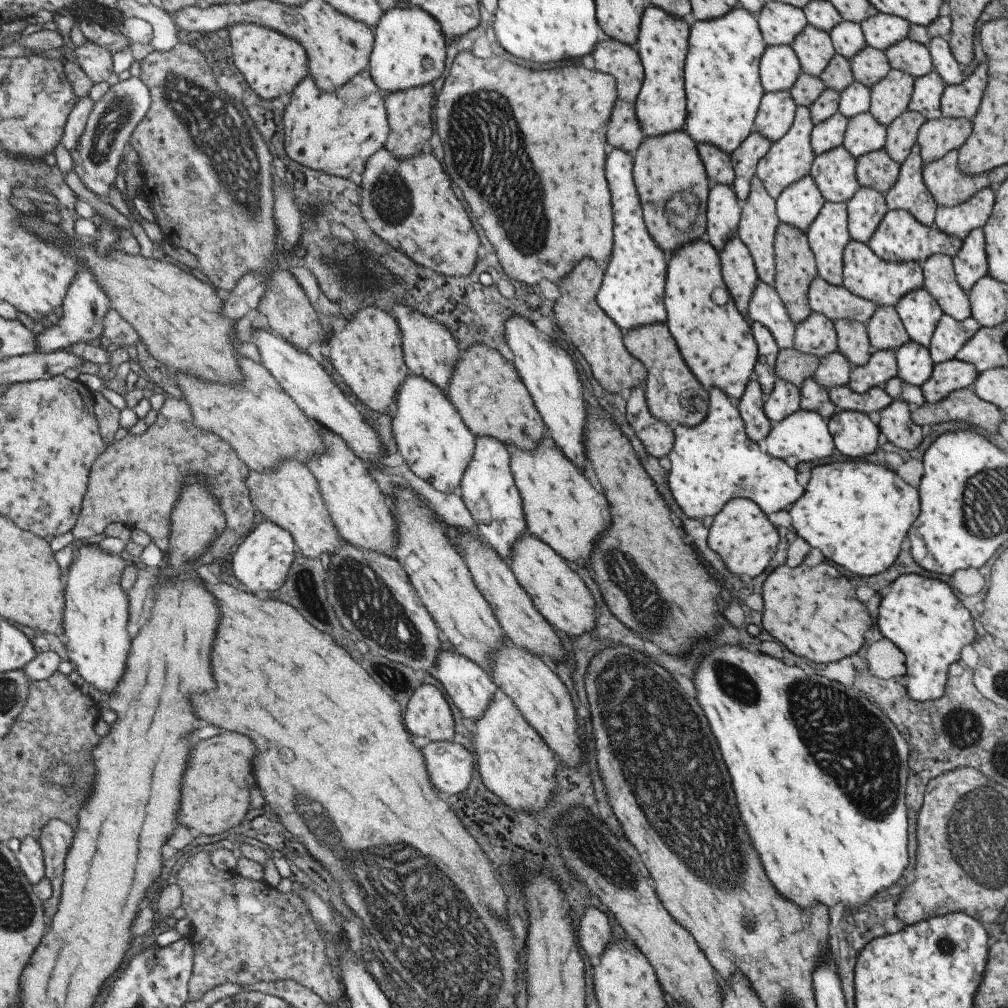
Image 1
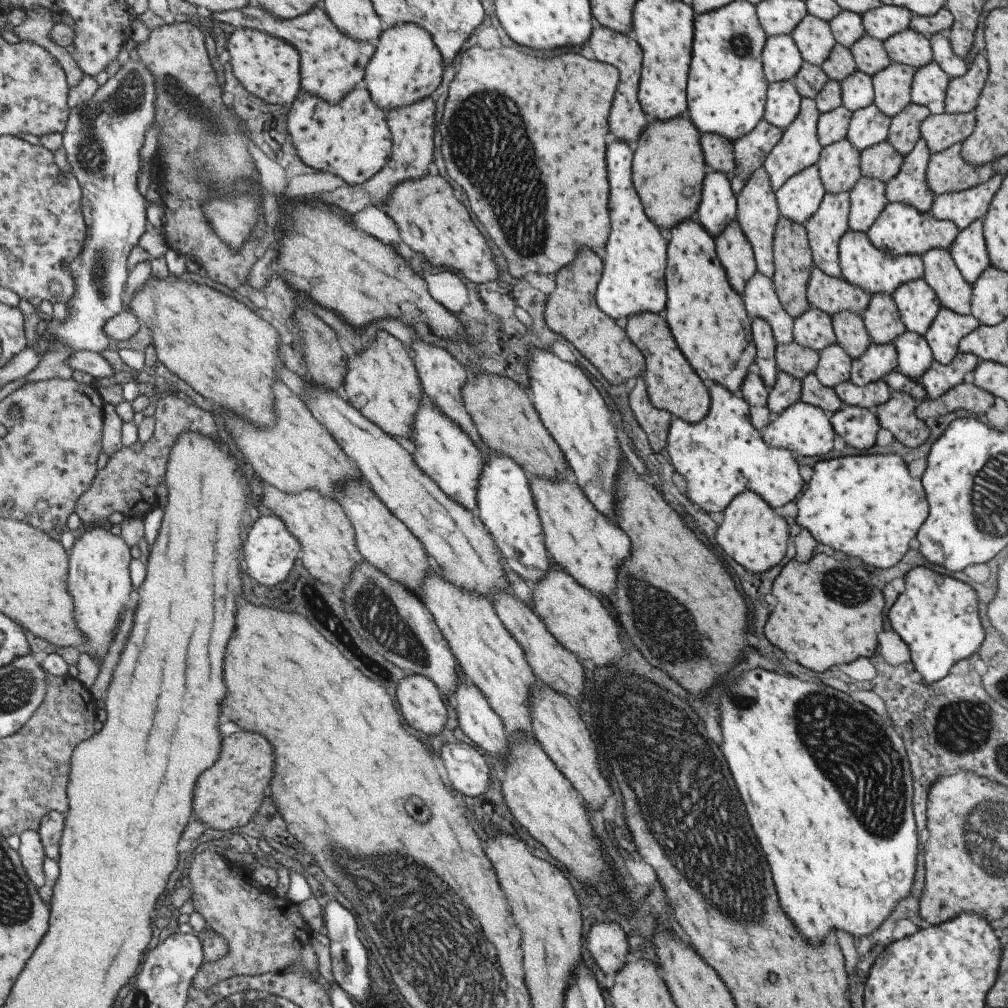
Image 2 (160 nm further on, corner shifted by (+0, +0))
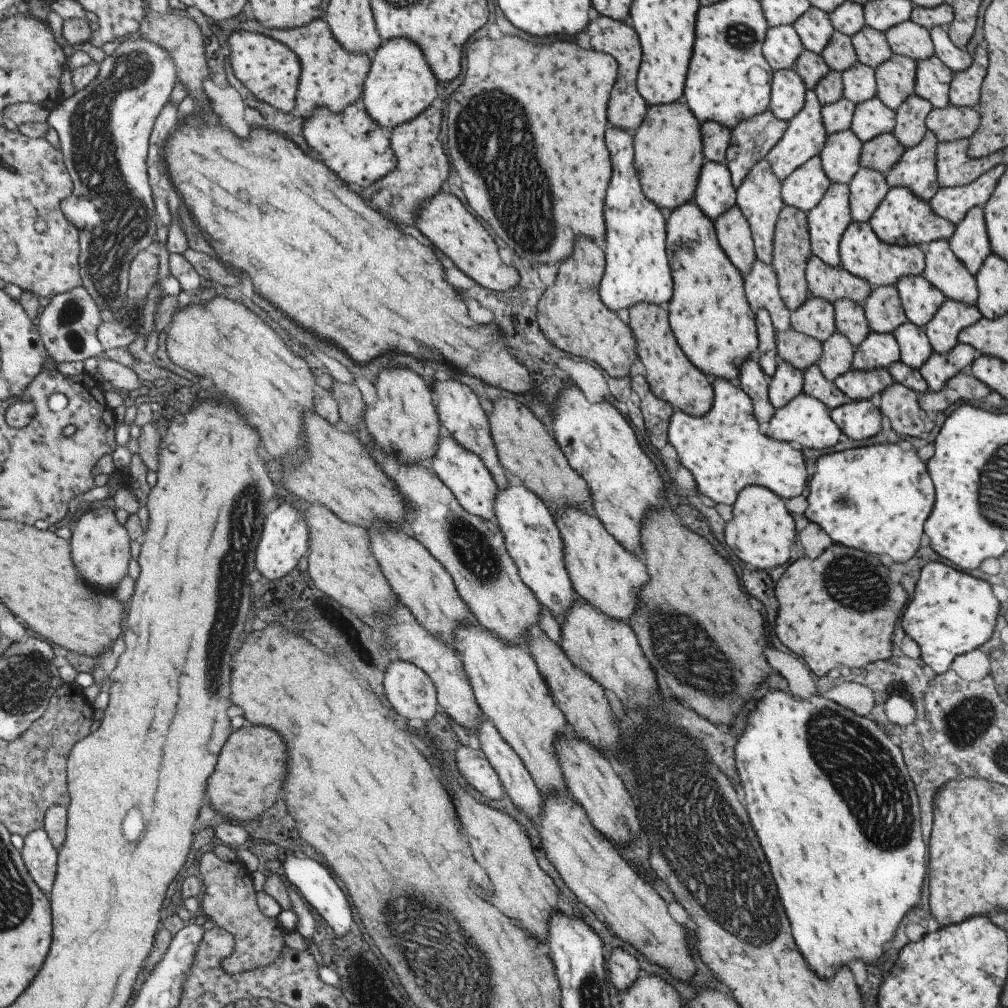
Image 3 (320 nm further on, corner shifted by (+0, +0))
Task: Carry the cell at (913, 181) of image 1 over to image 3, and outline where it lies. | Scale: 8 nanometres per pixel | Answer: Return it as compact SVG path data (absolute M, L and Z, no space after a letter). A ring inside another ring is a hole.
M926 129L923 138L914 147L904 149L899 160L885 172L888 188L908 188L917 198L928 202L938 189L936 146L937 138L934 132Z

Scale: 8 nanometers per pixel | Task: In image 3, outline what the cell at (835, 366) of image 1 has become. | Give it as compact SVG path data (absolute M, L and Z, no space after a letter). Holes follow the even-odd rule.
M835 331L822 342L821 356L816 365L830 381L852 368L854 347L840 332Z

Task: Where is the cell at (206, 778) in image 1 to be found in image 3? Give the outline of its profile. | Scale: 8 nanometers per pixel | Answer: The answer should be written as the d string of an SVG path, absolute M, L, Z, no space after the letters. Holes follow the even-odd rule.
M243 726L231 732L231 736L225 740L217 756L215 770L207 780L207 796L209 796L211 806L217 812L225 814L228 821L241 823L259 816L263 810L273 806L273 802L277 800L281 792L283 778L285 778L285 744L281 736L275 730L265 728L265 726Z

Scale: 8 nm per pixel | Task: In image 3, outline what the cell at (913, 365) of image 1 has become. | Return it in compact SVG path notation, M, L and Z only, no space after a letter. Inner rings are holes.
M907 320L892 335L898 344L900 361L908 367L918 369L933 351L924 329Z

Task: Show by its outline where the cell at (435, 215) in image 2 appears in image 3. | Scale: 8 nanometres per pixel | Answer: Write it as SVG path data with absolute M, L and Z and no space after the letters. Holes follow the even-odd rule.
M435 193L420 209L415 226L429 238L429 242L441 250L465 276L474 280L478 286L499 293L513 290L520 276L516 268L506 266L497 255L497 247L485 228L475 220L461 202L451 194Z

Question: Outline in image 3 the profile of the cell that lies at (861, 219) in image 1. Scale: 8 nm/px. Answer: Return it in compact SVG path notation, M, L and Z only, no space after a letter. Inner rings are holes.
M860 166L847 185L850 217L853 221L867 223L889 190L884 174Z

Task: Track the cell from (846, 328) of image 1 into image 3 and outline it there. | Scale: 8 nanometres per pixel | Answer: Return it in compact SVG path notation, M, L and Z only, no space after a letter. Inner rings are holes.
M839 299L832 304L832 307L836 331L845 336L853 347L857 347L871 331L862 305L849 299Z

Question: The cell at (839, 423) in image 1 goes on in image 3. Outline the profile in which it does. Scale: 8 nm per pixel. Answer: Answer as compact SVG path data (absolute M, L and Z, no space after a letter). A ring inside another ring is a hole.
M869 399L850 400L828 413L837 428L853 440L865 440L880 431L880 410Z

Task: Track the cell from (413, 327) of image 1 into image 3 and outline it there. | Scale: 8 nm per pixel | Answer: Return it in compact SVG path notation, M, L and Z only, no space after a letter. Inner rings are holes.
M453 380L435 382L435 388L431 388L431 394L433 394L433 404L435 404L438 421L449 432L450 438L461 448L467 449L482 460L498 489L507 488L510 478L496 455L490 435L488 417L483 414L481 406L477 402L477 396L467 386L463 386L459 382L453 382Z

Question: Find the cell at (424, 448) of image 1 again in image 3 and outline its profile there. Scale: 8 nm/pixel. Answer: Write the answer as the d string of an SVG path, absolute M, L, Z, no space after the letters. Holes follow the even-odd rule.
M453 439L438 440L435 454L426 463L430 471L453 493L459 506L476 517L494 521L493 503L498 492L493 478L482 460L467 449L461 448Z

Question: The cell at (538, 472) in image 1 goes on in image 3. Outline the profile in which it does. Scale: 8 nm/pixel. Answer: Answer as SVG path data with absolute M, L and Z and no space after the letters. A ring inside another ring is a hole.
M571 505L557 515L551 513L564 544L564 567L573 590L581 600L592 605L603 616L626 623L638 607L637 592L647 582L645 566L617 544L593 513L579 510Z

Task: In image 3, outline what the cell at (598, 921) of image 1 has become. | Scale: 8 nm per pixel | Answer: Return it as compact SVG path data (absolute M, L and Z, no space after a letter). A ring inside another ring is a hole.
M612 950L605 964L609 974L607 980L619 991L626 991L637 980L641 970L637 960L624 950Z

